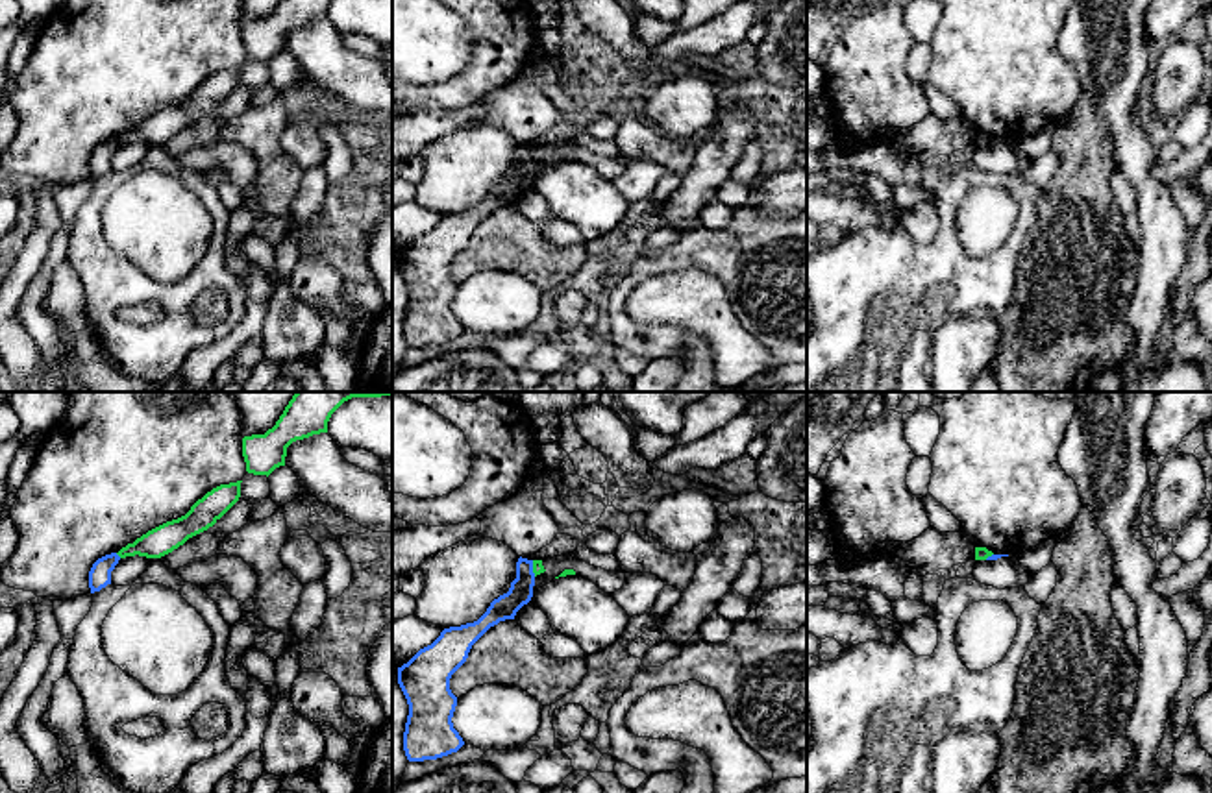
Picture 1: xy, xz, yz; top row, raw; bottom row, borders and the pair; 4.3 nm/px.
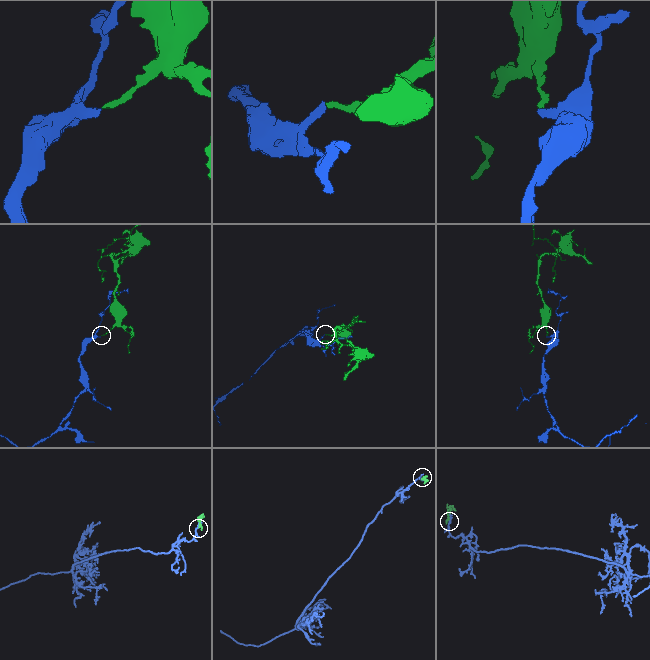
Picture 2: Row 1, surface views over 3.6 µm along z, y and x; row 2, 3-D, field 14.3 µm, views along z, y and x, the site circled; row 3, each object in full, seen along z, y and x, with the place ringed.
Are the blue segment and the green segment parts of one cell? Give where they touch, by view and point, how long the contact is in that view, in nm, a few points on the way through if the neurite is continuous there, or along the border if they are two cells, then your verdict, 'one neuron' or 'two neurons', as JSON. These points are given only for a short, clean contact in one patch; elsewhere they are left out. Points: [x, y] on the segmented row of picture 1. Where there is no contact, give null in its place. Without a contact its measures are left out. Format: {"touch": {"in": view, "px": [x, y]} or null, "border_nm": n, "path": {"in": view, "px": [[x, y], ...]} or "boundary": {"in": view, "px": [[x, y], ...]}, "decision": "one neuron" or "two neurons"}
{"touch": {"in": "xy", "px": [117, 555]}, "border_nm": 40, "boundary": {"in": "xy", "px": [[115, 553], [121, 557]]}, "decision": "two neurons"}

